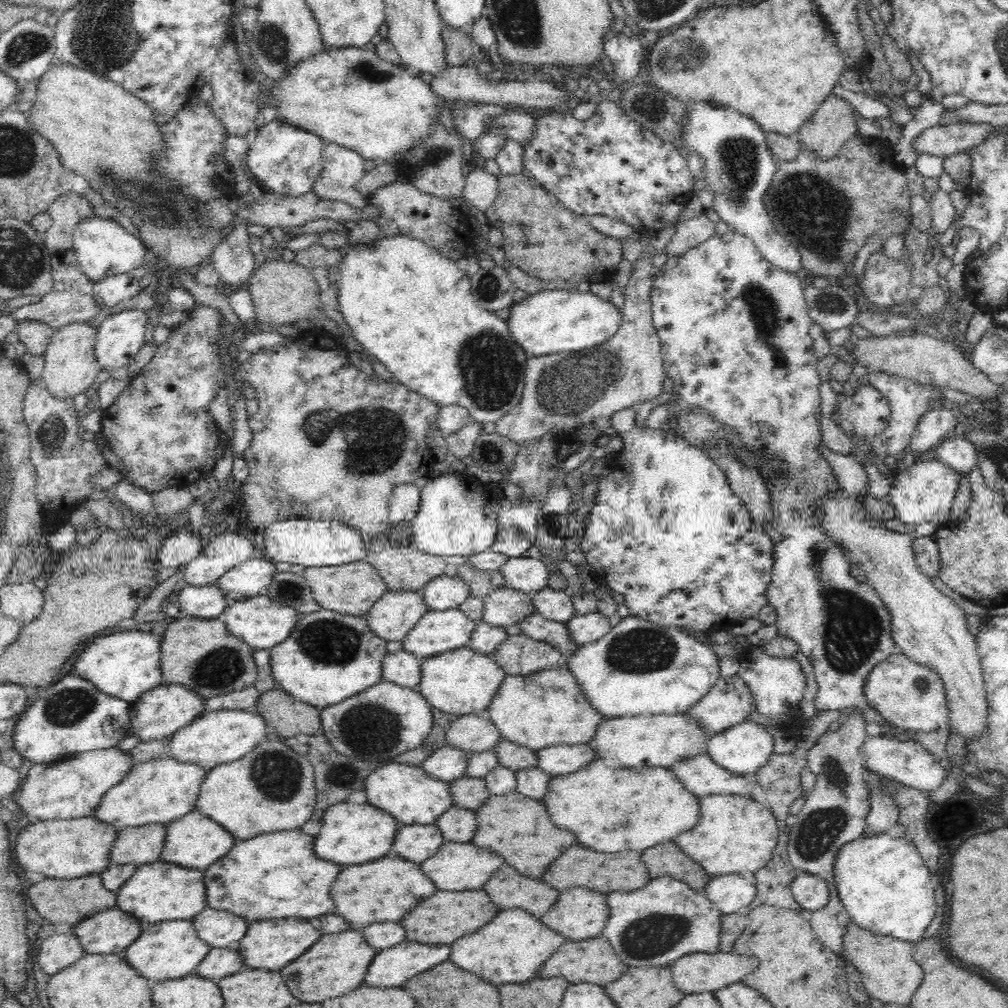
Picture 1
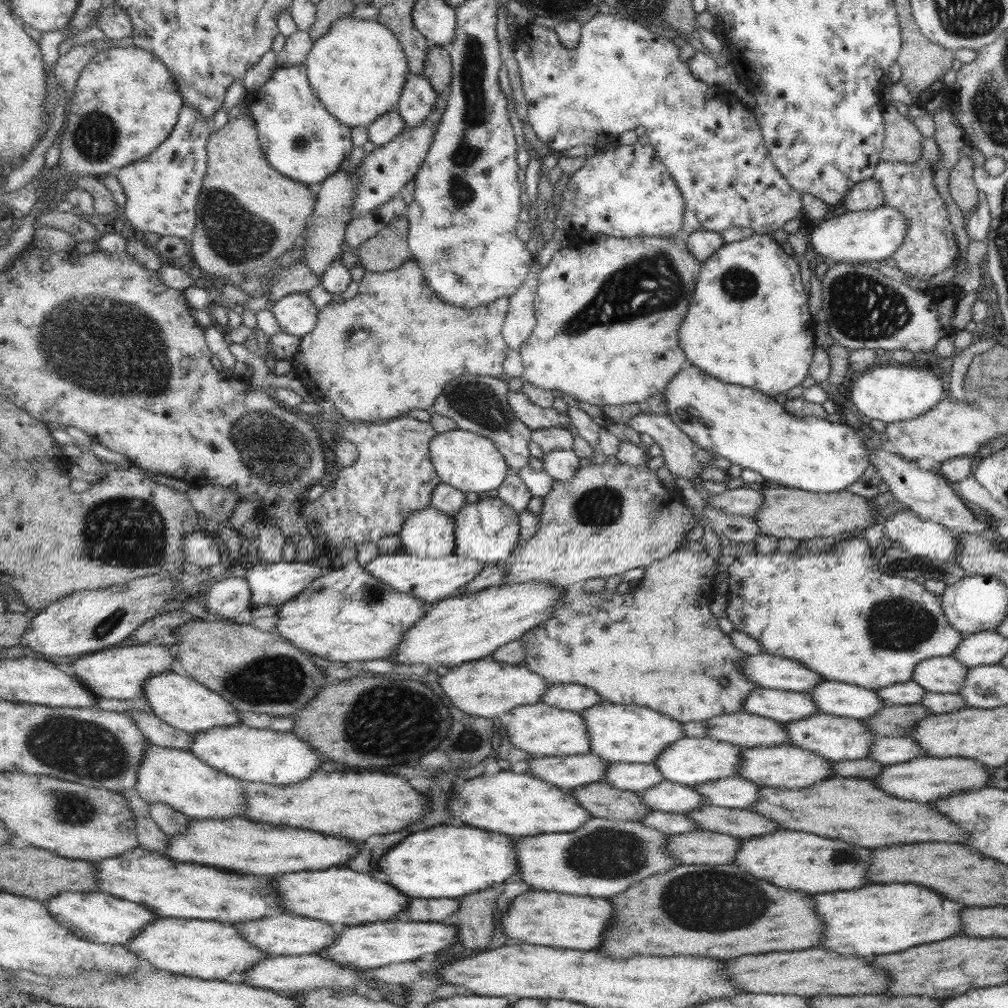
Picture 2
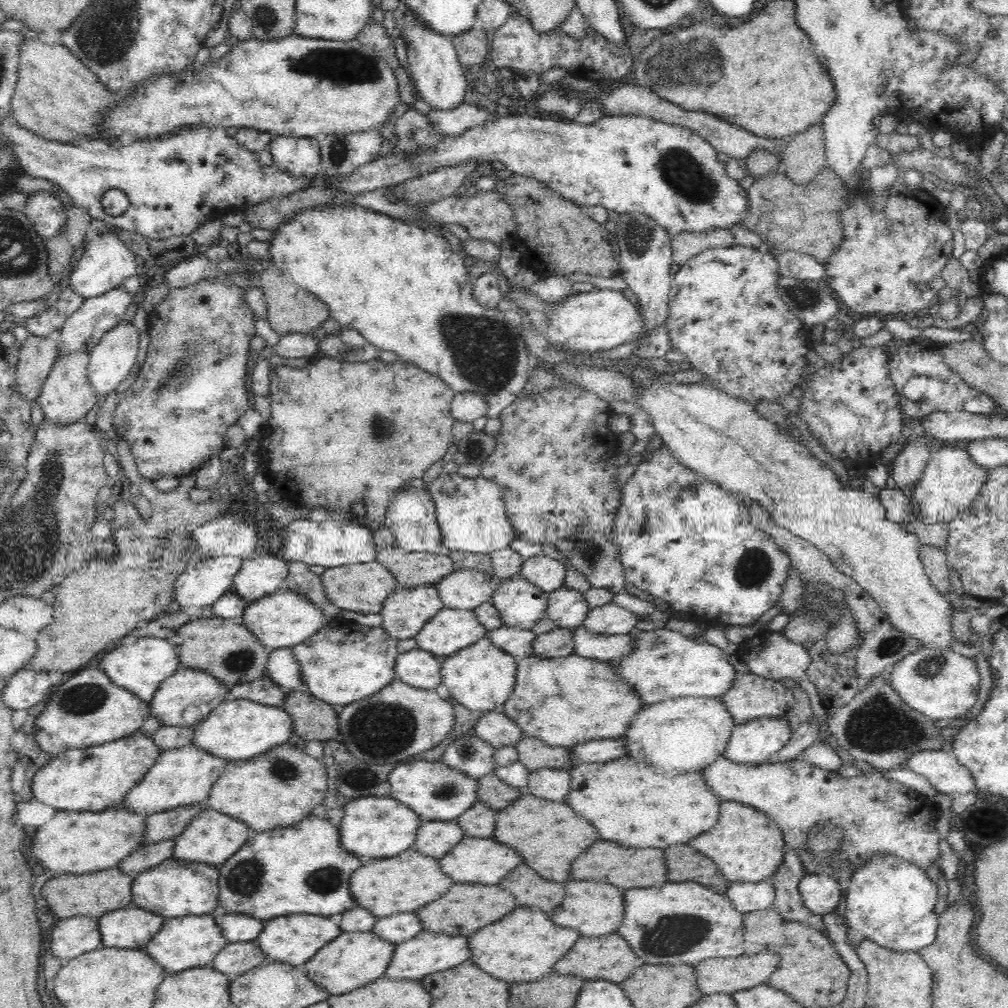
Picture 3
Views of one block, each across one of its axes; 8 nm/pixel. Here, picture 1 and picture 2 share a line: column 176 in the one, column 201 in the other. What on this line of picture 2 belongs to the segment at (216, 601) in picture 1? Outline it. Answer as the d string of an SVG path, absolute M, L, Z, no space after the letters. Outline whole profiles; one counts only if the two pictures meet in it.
M246 576L224 578L201 591L201 599L206 601L208 611L227 619L238 618L242 612L254 607L253 596Z

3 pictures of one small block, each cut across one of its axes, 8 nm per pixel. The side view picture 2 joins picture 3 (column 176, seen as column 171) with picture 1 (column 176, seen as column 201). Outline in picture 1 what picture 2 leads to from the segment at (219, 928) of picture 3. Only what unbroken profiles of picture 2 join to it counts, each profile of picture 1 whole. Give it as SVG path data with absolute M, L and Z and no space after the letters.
M167 920L147 924L140 939L126 949L124 955L144 977L155 983L196 972L212 948L208 942L200 938L194 921Z

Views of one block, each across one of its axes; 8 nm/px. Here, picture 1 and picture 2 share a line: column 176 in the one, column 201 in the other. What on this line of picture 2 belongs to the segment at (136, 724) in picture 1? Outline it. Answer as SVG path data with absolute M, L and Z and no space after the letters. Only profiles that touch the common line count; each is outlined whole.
M168 671L158 676L151 676L145 682L145 698L150 701L154 712L166 722L194 736L198 732L208 732L212 728L224 728L244 724L239 710L226 697L214 692L214 689L202 684L183 671Z

